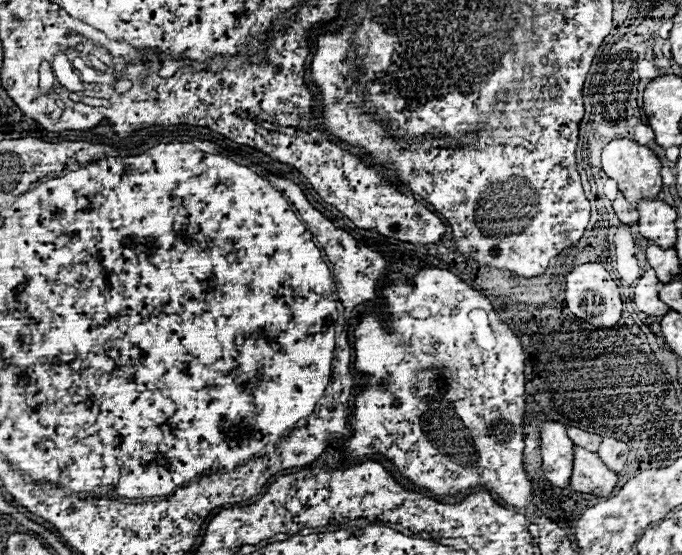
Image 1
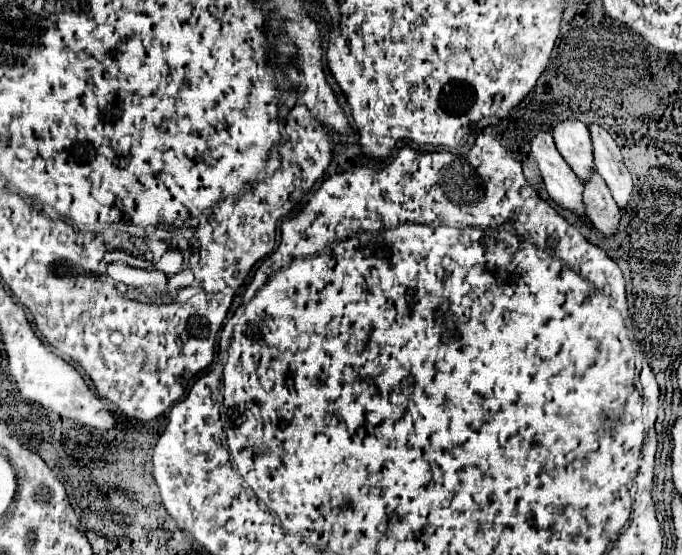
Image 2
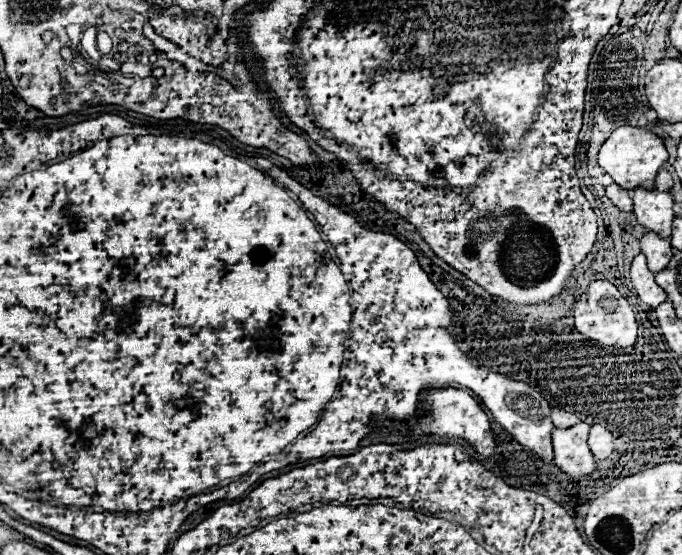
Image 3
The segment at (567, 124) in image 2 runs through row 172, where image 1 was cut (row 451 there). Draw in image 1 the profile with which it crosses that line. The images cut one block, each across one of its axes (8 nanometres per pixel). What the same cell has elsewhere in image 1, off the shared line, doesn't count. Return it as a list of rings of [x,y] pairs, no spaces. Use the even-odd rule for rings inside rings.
[[[576,448],[574,470],[570,478],[570,488],[594,496],[610,496],[618,484],[618,474],[612,472],[596,452]]]

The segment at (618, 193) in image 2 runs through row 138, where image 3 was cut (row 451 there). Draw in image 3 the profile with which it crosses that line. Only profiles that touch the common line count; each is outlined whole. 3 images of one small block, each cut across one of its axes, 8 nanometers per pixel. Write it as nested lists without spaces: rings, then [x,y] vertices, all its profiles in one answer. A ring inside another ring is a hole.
[[[594,424],[592,430],[590,430],[588,446],[590,446],[592,454],[594,454],[598,460],[606,460],[606,458],[614,452],[614,438],[612,438],[612,434],[610,434],[604,426]]]

